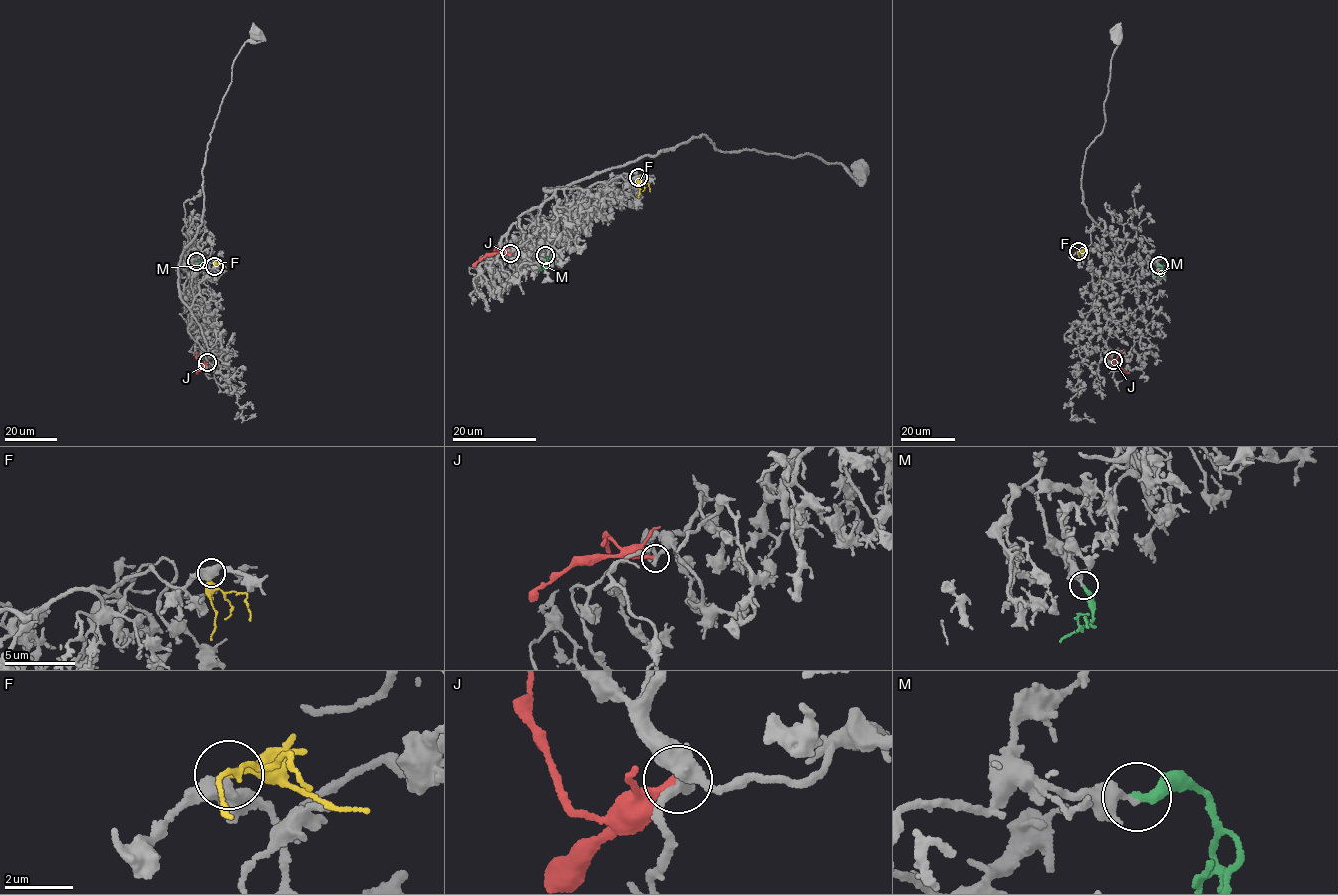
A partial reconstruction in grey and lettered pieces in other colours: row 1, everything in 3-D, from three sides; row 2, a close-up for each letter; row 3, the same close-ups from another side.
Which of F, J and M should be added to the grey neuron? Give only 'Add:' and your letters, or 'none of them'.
Add: none of them

